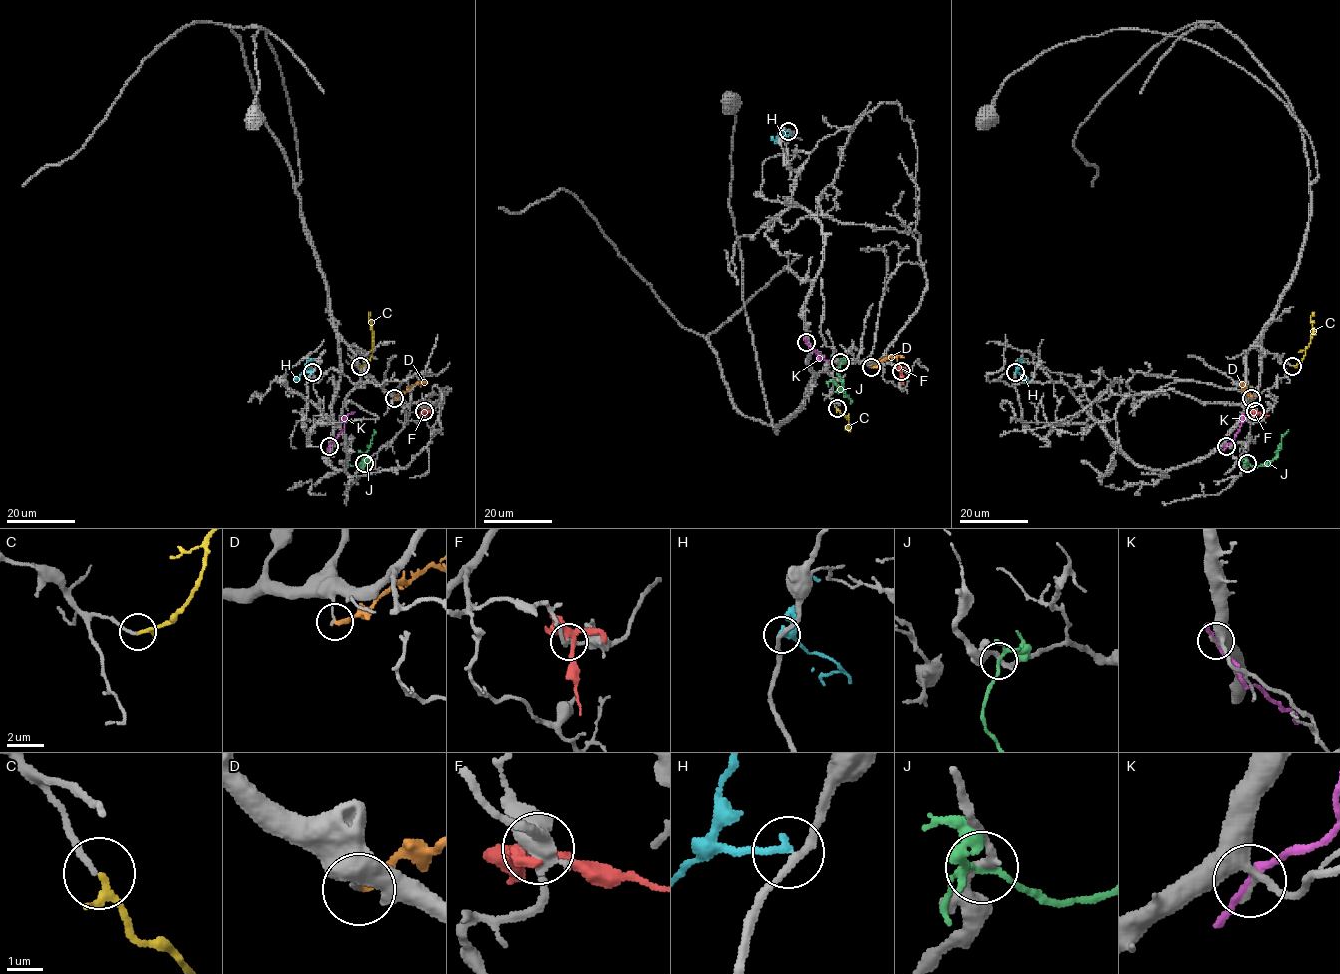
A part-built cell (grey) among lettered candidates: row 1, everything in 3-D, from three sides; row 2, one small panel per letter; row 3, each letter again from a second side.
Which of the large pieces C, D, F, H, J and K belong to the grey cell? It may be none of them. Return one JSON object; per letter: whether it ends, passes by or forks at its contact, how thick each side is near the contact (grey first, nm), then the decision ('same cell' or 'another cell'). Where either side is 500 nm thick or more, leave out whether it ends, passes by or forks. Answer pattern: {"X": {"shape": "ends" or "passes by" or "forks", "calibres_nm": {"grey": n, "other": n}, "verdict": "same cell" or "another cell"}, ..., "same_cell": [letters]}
{"C": {"shape": "passes by", "calibres_nm": {"grey": 160, "other": 170}, "verdict": "same cell"}, "D": {"shape": "ends", "calibres_nm": {"grey": 120, "other": 280}, "verdict": "another cell"}, "F": {"shape": "forks", "calibres_nm": {"grey": 200, "other": 320}, "verdict": "another cell"}, "H": {"shape": "ends", "calibres_nm": {"grey": 220, "other": 220}, "verdict": "another cell"}, "J": {"shape": "forks", "calibres_nm": {"grey": 240, "other": 150}, "verdict": "another cell"}, "K": {"shape": "passes by", "calibres_nm": {"grey": 240, "other": 190}, "verdict": "another cell"}, "same_cell": ["C"]}

